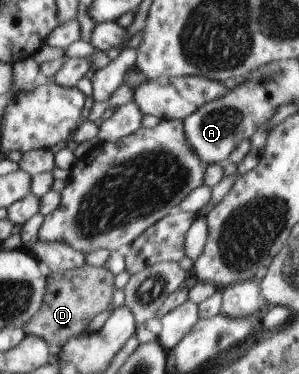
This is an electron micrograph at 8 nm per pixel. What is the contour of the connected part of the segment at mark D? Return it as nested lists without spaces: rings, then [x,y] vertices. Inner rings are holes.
[[[85,263],[63,274],[51,274],[44,294],[44,303],[23,329],[27,335],[41,337],[54,357],[70,338],[87,331],[91,320],[97,314],[112,307],[115,291],[114,275],[105,267]]]

